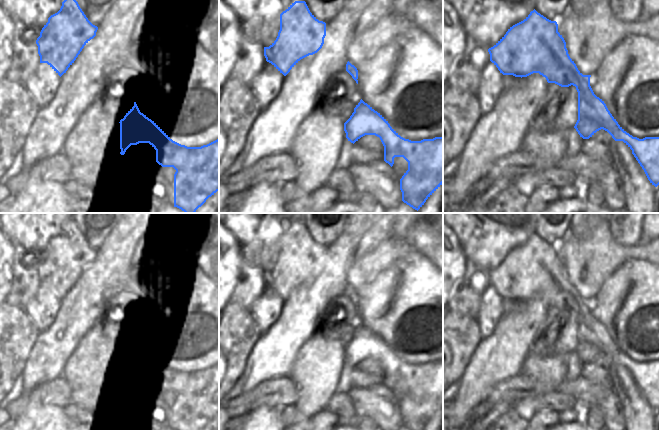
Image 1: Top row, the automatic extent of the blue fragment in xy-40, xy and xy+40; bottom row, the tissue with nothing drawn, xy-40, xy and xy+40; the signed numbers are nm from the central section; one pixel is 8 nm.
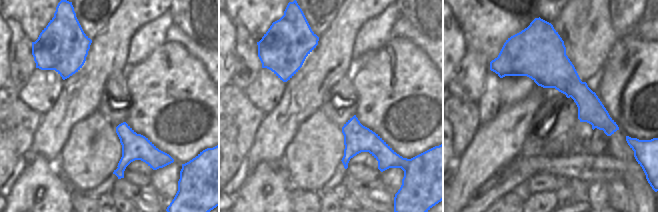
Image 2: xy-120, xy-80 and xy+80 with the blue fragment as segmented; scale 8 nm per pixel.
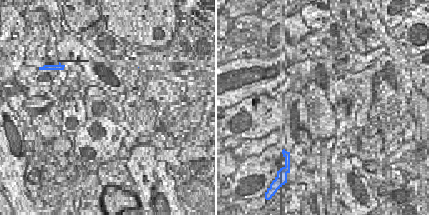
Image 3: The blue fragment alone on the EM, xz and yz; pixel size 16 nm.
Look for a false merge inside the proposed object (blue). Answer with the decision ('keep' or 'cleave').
cleave

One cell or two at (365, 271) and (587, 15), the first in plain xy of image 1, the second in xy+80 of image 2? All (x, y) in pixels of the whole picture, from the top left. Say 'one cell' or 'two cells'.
one cell

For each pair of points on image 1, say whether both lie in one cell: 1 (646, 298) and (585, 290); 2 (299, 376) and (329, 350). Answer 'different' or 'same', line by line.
1: different
2: same

